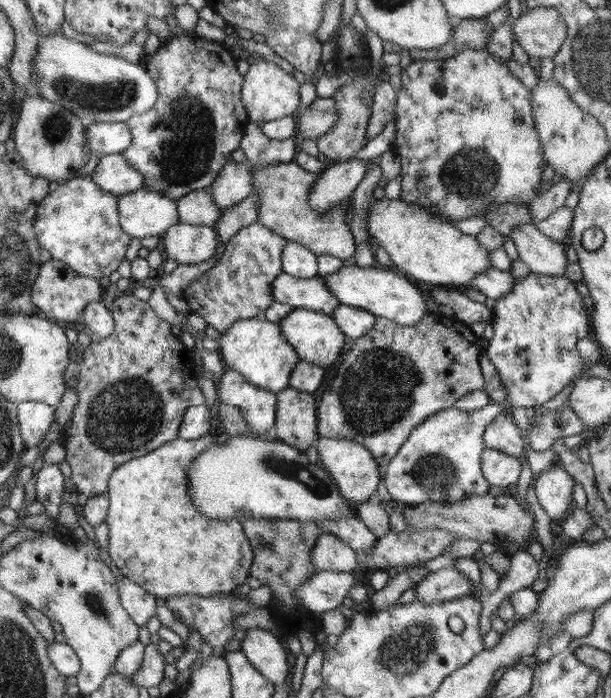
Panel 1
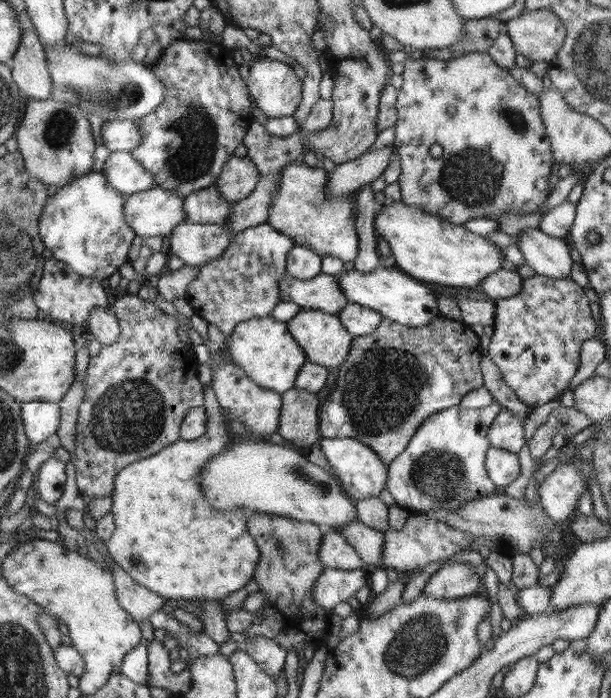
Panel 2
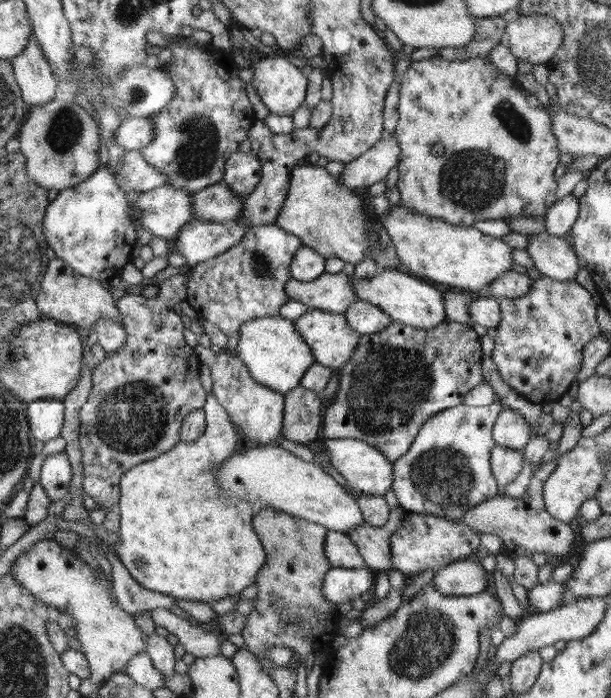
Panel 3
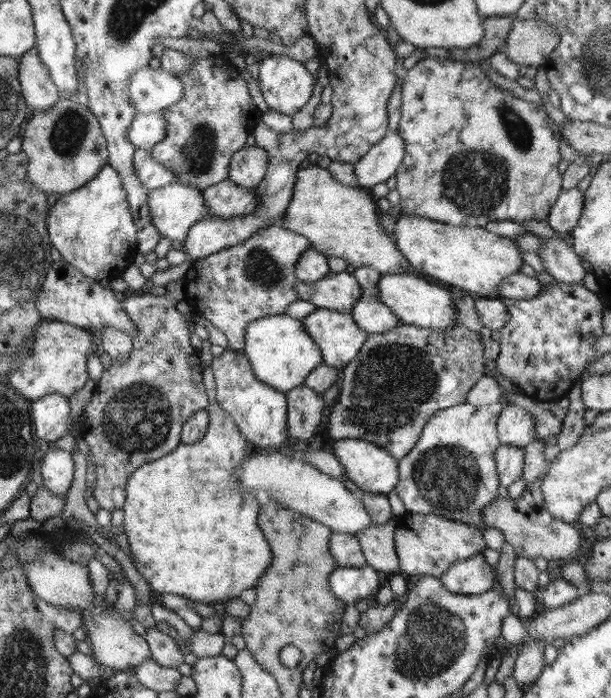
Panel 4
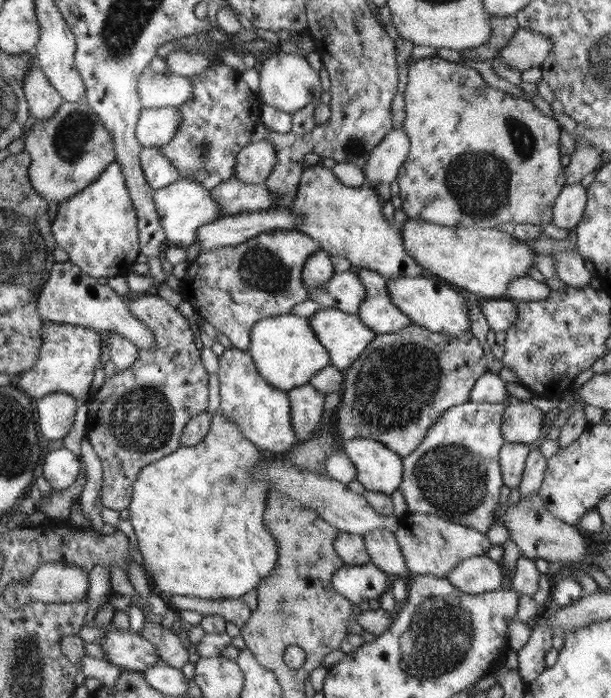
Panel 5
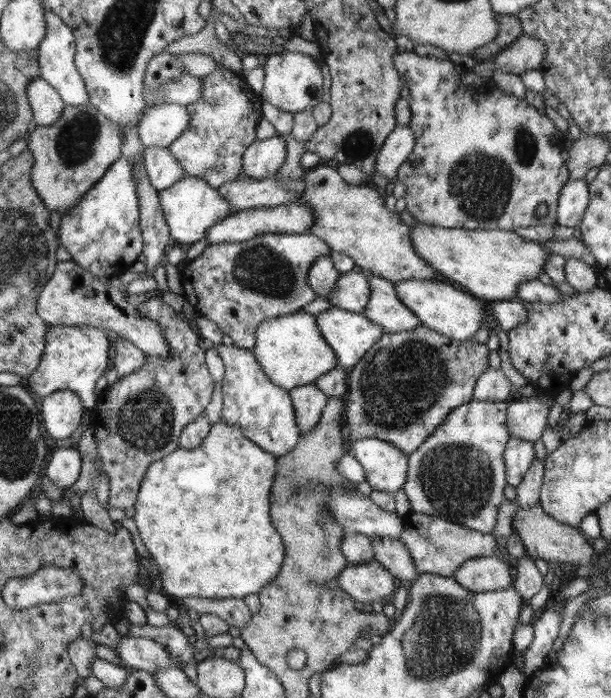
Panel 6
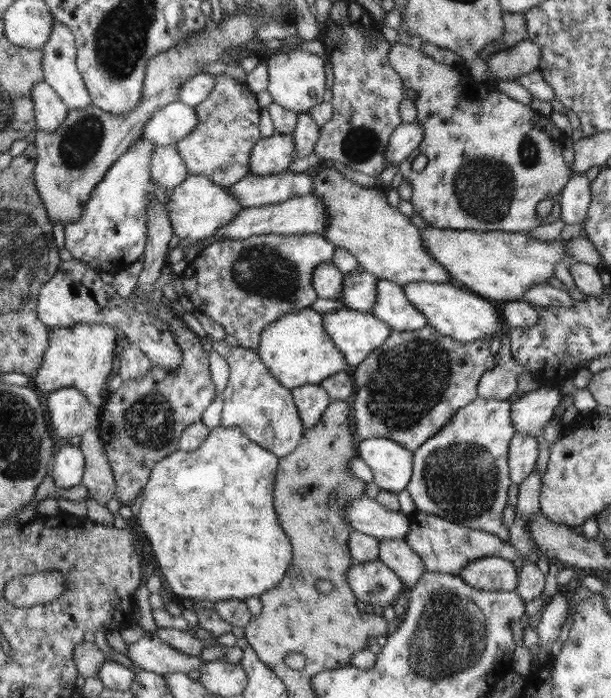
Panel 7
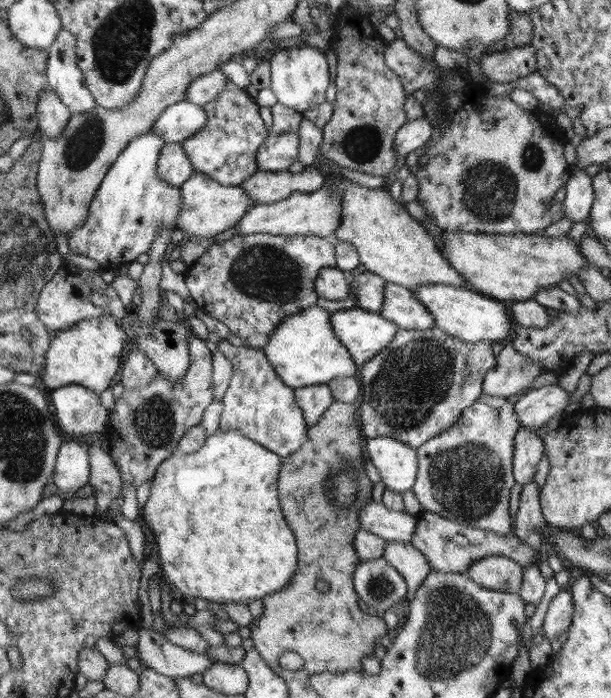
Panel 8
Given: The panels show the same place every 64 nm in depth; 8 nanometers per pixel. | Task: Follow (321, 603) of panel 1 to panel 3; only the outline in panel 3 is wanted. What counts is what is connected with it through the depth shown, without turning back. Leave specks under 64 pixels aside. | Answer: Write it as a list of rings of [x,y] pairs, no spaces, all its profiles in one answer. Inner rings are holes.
[[[368,567],[362,569],[332,568],[325,577],[323,592],[331,604],[351,603],[353,599],[372,592],[376,572]]]

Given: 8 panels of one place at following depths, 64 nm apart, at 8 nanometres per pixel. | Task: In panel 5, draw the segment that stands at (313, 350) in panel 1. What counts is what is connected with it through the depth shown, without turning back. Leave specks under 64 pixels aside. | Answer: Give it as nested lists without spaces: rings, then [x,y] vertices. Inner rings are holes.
[[[321,308],[316,311],[310,318],[310,325],[314,333],[320,339],[320,343],[326,347],[330,354],[331,366],[344,371],[363,354],[364,348],[376,338],[376,331],[364,325],[358,314],[350,314],[337,308]]]

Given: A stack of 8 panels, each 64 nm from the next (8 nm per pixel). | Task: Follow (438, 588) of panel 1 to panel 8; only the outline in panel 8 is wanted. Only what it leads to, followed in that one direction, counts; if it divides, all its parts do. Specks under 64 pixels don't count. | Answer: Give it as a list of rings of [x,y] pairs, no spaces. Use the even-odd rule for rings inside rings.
[[[488,555],[472,563],[467,571],[476,585],[509,594],[520,595],[524,566],[504,555]]]

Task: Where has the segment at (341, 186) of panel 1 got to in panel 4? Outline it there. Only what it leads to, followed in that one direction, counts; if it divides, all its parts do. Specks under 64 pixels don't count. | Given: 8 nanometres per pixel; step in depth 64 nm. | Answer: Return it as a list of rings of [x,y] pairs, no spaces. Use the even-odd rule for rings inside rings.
[[[386,133],[355,165],[358,186],[373,187],[395,176],[406,155],[405,141],[400,133]]]

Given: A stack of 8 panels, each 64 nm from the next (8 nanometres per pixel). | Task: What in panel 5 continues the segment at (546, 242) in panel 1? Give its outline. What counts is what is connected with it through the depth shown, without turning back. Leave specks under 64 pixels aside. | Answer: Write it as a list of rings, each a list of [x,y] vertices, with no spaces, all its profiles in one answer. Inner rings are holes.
[[[572,250],[566,252],[558,252],[554,255],[556,259],[556,273],[558,278],[563,280],[566,285],[574,288],[584,288],[590,285],[590,279],[593,277],[586,264],[584,258]]]

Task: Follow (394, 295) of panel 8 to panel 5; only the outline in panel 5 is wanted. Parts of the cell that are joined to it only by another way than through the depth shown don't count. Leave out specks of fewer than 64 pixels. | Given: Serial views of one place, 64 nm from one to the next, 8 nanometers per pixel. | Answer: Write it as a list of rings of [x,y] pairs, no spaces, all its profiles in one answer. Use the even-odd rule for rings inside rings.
[[[360,269],[358,275],[366,287],[366,298],[358,312],[364,325],[376,331],[376,334],[384,334],[398,332],[412,324],[412,319],[392,304],[384,277],[370,269]]]

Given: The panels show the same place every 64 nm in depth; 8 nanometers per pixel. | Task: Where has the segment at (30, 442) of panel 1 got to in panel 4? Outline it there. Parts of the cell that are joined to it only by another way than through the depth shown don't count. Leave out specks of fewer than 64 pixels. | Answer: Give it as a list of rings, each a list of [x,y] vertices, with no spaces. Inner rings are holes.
[[[50,394],[31,402],[33,432],[50,444],[67,434],[70,401],[60,394]]]

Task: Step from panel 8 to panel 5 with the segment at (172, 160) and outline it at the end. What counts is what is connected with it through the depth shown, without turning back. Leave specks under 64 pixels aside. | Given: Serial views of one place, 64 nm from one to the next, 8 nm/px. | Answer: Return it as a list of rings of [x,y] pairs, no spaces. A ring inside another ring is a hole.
[[[160,147],[143,148],[139,158],[144,175],[146,175],[146,181],[153,189],[170,186],[180,179],[180,171],[161,152]]]

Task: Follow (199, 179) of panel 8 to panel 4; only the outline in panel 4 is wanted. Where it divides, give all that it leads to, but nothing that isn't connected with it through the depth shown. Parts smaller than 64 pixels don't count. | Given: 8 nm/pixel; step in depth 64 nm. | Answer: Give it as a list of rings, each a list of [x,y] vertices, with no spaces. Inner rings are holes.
[[[176,180],[168,186],[150,189],[148,192],[148,205],[150,205],[153,224],[158,228],[162,237],[169,238],[177,245],[181,245],[188,238],[188,231],[200,220],[210,217],[206,199],[202,195],[202,189],[192,185],[186,185]]]

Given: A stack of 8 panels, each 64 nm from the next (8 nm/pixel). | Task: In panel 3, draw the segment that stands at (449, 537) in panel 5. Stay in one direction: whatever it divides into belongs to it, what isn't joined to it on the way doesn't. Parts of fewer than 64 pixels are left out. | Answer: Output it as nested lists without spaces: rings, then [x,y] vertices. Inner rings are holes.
[[[406,512],[402,525],[390,536],[393,568],[407,578],[417,576],[426,570],[438,573],[450,563],[463,561],[480,550],[480,533],[462,521],[451,521],[433,514]]]

